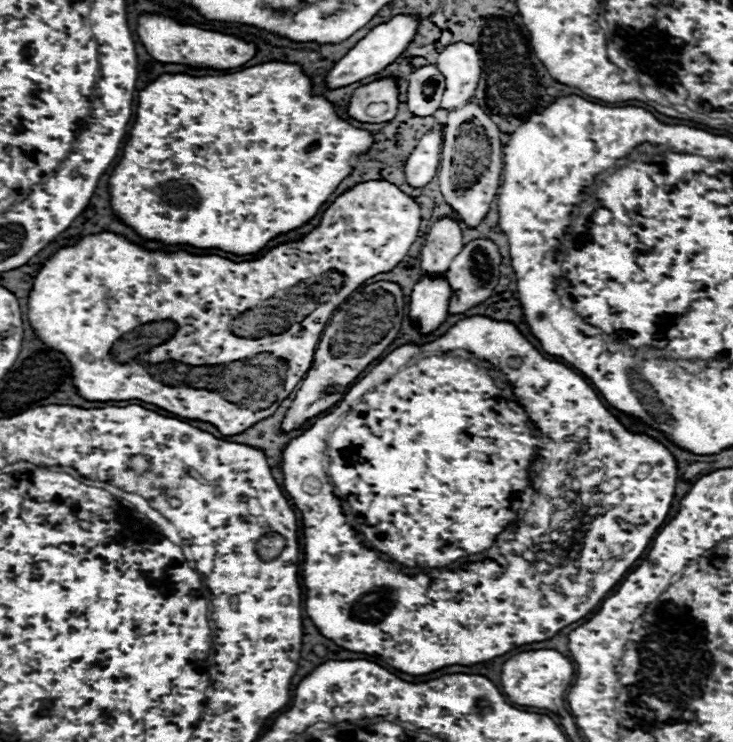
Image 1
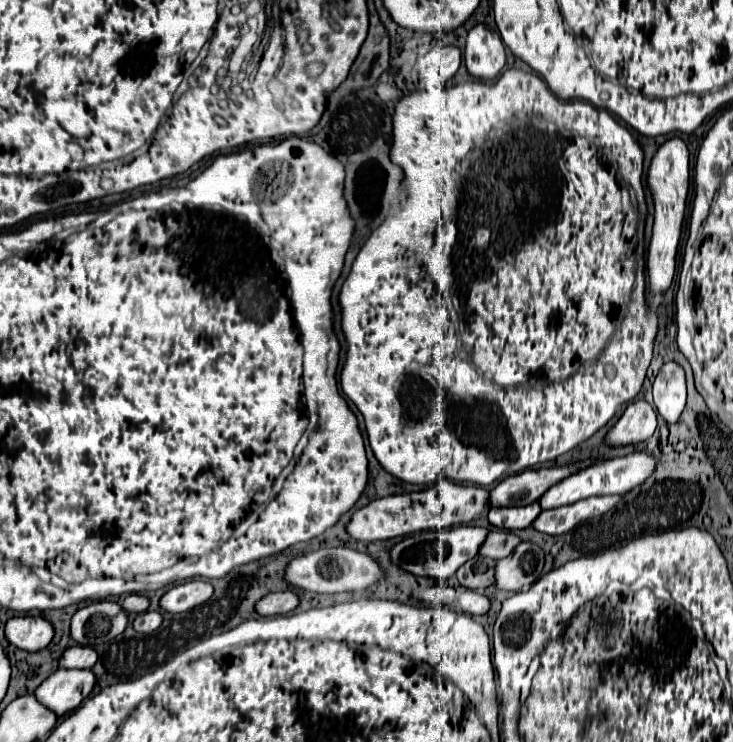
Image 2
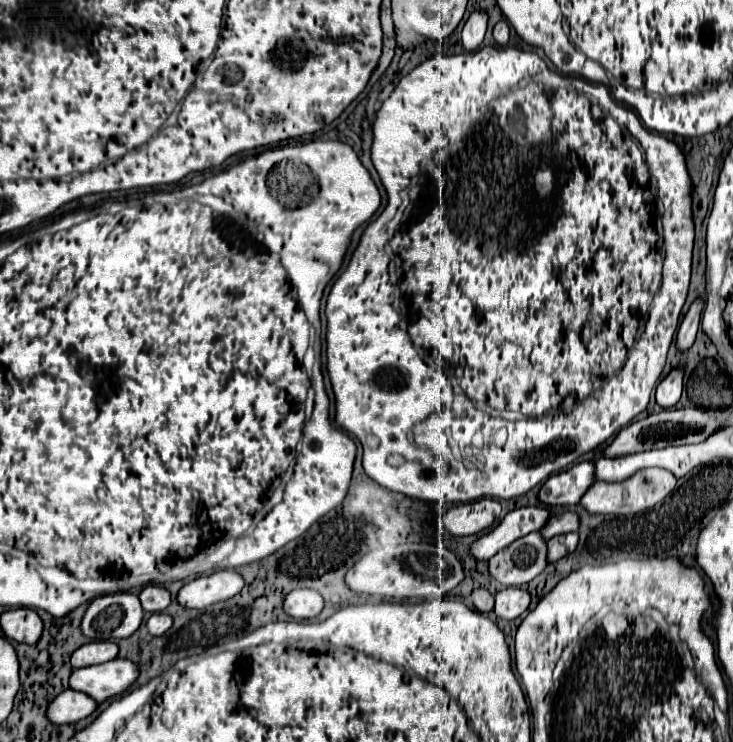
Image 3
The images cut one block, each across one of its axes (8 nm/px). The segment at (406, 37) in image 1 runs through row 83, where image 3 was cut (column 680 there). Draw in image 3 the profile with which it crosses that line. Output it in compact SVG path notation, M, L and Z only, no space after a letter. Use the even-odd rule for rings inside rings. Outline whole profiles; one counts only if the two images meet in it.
M696 300L690 310L686 312L680 328L678 328L678 334L676 334L676 348L678 352L686 352L692 348L694 344L694 338L696 338L696 332L698 332L698 322L700 322L700 314L702 314L702 300Z

